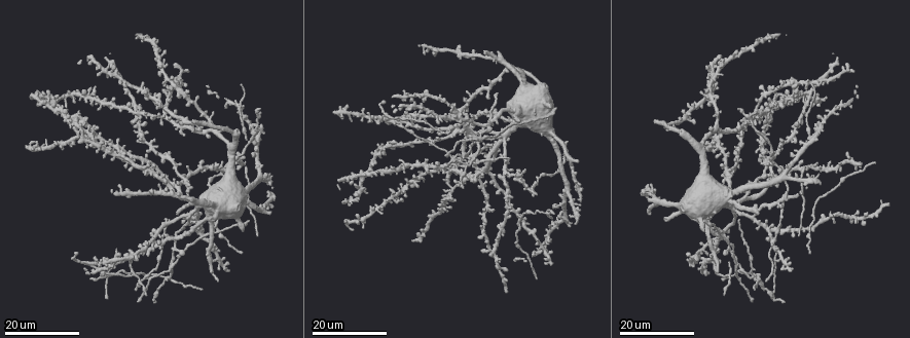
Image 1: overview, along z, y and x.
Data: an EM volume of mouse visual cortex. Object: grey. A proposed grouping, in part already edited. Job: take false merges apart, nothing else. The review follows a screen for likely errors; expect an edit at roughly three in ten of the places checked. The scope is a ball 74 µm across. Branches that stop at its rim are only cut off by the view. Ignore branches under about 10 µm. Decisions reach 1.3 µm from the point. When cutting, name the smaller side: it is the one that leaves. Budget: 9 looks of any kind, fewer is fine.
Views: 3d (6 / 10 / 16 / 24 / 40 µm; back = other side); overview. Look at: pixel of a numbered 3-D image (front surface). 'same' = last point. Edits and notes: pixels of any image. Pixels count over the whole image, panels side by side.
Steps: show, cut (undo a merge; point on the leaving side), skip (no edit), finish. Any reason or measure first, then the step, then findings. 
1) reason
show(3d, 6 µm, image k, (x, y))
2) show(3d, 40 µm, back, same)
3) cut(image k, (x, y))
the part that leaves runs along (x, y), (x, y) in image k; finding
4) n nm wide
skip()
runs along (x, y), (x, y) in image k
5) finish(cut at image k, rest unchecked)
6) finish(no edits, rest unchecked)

looks like a crossing
show(3d, 24 µm, image 1, (152, 244))

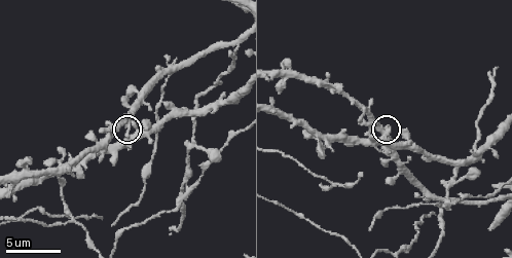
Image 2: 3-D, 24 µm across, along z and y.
show(3d, 6 µm, image 2, (129, 126))

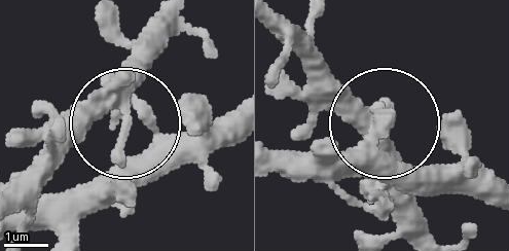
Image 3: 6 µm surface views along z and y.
skip()
runs along (168, 15), (123, 114), (75, 118), (46, 144) in image 3; continuous, no second cell

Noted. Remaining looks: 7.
a fork
show(3d, 24 µm, image 1, (503, 173))

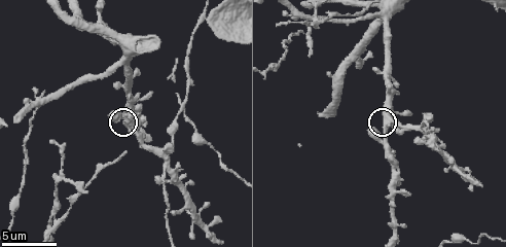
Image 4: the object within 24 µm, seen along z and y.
show(3d, 10 µm, image 4, (389, 125))

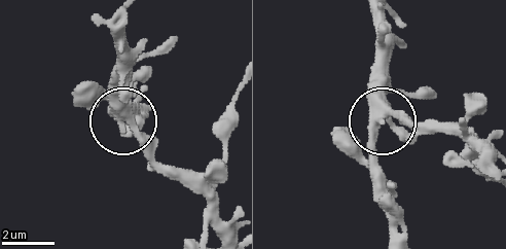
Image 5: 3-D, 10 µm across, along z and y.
skip()
one cell here

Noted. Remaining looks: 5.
four arms meet
show(3d, 16 µm, image 4, (166, 171))

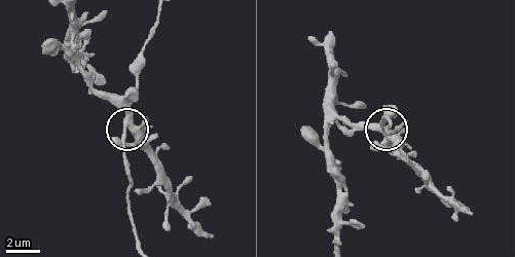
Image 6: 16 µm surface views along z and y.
other side
show(3d, 16 µm, back, image 6, (125, 129))

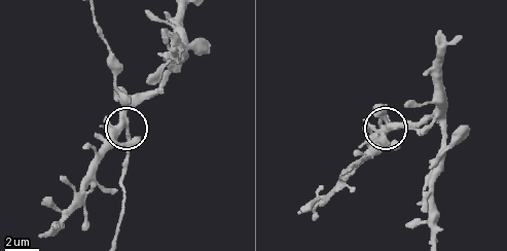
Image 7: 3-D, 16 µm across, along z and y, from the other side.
320 nm wide
skip()
one cell here

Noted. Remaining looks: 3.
show(3d, 10 µm, image 4, (49, 222))

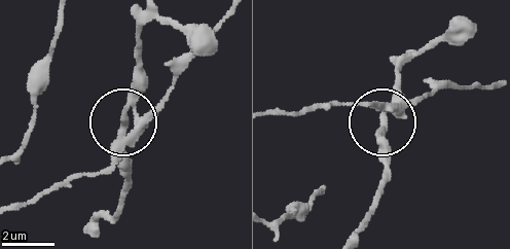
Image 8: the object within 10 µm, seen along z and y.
300 nm wide
cut(image 8, (134, 86))
the part that leaves runs along (139, 122), (133, 52), (150, 12) in image 8; a second cell is stuck on

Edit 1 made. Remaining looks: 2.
finish(cut at image 8, rest unchecked)

